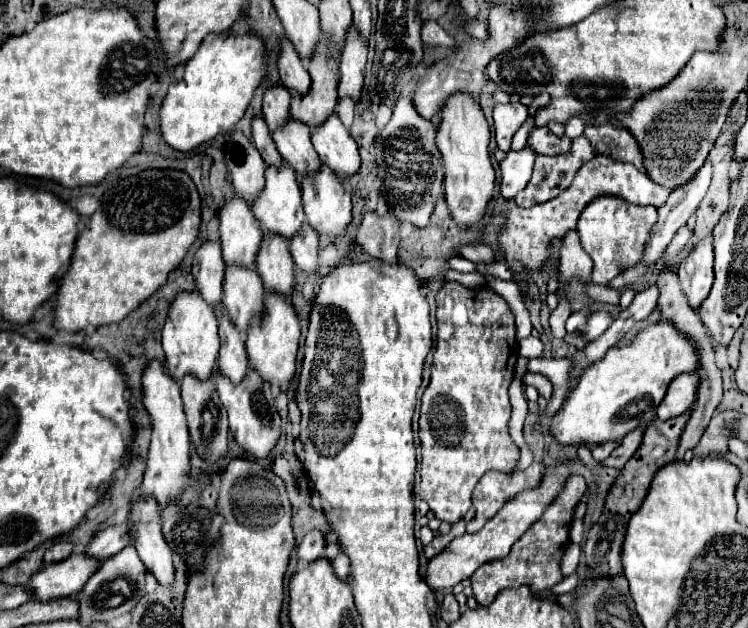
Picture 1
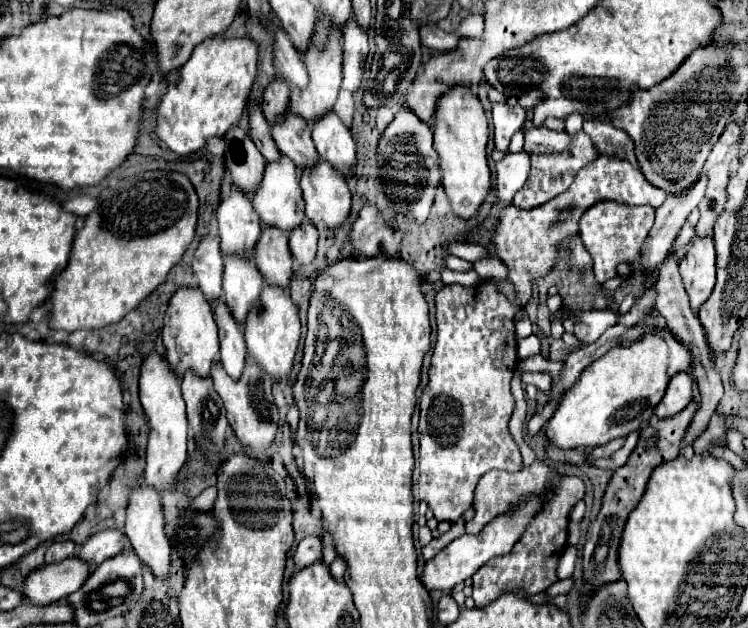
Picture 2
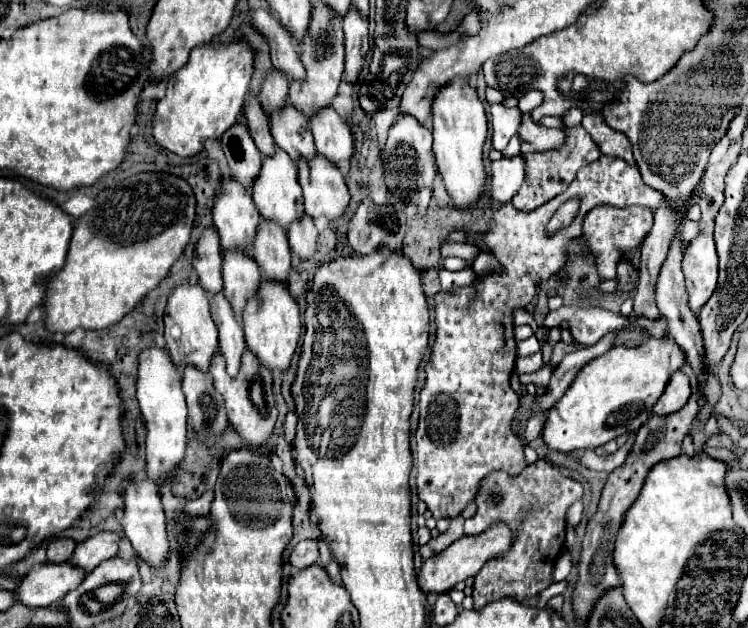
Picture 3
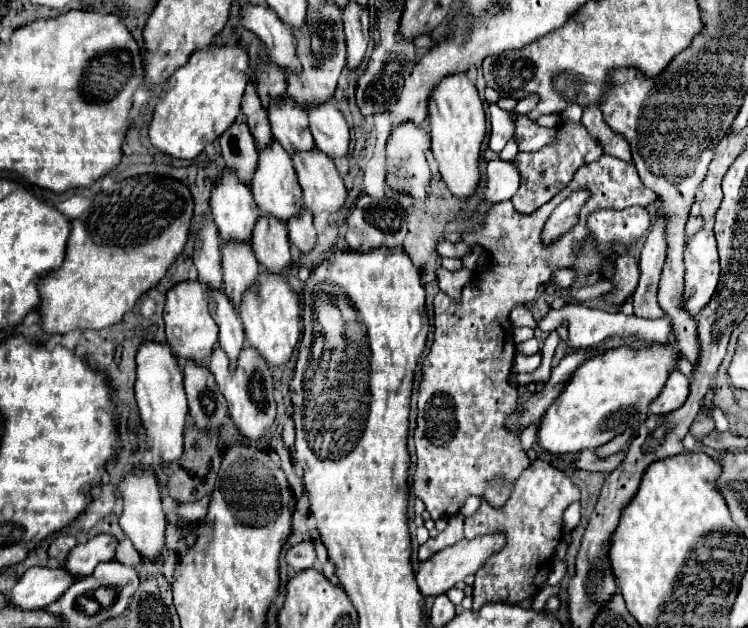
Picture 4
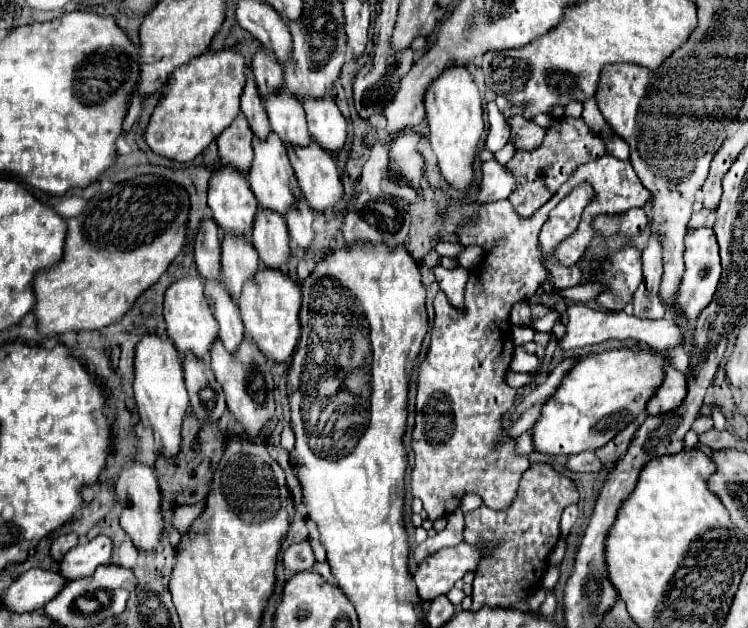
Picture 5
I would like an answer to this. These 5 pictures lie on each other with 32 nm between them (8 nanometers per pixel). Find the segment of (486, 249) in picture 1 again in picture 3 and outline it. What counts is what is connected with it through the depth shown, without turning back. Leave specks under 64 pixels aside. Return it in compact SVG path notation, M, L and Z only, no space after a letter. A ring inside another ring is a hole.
M448 242L442 248L442 256L456 256L462 260L474 260L478 258L478 254L480 254L480 248L470 242Z

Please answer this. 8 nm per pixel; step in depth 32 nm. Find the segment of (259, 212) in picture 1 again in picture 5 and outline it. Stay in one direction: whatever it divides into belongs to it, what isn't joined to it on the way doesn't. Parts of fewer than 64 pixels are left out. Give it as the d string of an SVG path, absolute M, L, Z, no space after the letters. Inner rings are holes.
M270 132L268 140L264 140L264 142L254 138L254 152L256 152L256 160L252 164L252 172L248 174L248 182L258 200L258 206L264 210L272 210L280 216L286 216L292 210L292 204L296 204L302 194L294 168L290 166L290 160L288 160L288 152L286 152L284 144L280 144L280 140L276 140L274 132Z

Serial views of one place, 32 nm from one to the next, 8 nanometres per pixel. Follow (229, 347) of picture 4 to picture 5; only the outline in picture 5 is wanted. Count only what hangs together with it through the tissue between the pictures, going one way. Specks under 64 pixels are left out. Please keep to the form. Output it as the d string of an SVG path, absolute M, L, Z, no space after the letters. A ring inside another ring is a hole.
M204 284L204 292L210 304L210 310L220 324L218 338L230 354L236 354L240 342L244 340L244 326L236 302L224 292L224 284Z

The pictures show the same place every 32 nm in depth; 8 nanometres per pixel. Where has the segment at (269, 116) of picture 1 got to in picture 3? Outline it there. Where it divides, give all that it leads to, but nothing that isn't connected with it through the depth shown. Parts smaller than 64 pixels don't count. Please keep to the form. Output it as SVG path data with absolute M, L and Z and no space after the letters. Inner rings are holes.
M278 72L270 74L258 100L264 108L264 112L270 116L274 110L282 110L288 102L288 88L290 88L290 82L284 80L284 76L280 76Z

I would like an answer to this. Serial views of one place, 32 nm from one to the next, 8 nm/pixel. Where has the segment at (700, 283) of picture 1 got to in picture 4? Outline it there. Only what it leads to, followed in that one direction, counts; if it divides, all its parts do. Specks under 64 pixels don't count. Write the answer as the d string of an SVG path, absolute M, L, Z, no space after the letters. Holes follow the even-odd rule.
M700 230L684 250L686 308L696 316L712 298L720 278L717 243L712 232Z

